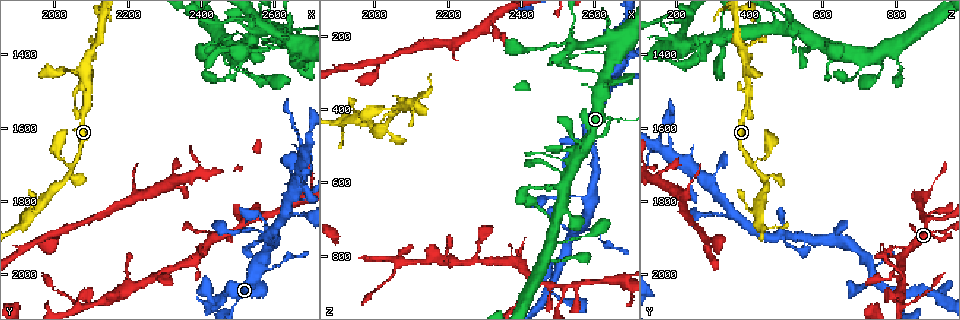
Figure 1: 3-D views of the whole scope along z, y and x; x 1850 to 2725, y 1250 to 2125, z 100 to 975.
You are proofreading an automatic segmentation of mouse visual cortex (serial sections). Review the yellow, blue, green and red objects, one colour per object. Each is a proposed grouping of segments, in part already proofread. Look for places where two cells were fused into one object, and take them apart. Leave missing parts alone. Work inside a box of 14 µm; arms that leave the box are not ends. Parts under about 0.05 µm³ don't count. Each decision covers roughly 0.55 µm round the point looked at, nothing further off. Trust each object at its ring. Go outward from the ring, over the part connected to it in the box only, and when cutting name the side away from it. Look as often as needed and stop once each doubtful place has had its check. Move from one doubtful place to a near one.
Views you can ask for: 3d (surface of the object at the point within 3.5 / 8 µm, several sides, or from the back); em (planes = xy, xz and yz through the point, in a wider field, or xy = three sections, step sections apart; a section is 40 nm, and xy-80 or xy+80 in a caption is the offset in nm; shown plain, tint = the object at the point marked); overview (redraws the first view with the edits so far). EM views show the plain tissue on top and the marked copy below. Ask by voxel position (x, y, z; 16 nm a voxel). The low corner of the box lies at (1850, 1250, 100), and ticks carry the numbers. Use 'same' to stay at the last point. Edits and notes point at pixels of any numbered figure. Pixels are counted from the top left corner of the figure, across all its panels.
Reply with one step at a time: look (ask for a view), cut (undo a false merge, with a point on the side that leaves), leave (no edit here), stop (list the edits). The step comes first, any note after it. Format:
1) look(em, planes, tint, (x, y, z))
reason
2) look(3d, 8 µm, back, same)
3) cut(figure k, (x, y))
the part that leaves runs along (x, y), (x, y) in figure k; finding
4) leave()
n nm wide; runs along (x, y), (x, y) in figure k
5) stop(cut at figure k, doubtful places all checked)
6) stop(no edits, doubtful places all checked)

look(3d, 3.5 µm, (2670, 1335, 430))
sudden change in width

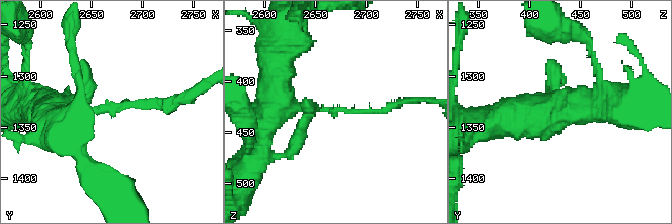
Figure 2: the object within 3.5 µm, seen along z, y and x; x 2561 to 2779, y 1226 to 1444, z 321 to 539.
look(em, xy, step 2, tint, (2666, 1330, 428))
now the EM

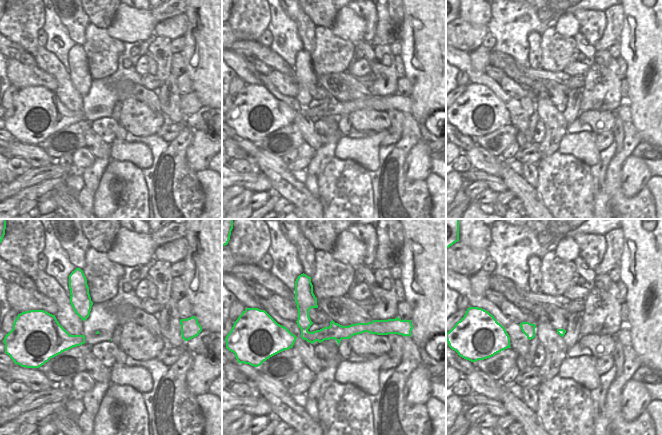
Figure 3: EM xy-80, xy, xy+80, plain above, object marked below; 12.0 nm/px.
leave()
runs along (299, 306), (309, 334), (377, 325) in figure 3; all the same cell

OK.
look(3d, 3.5 µm, (2540, 1850, 875))
four arms meet

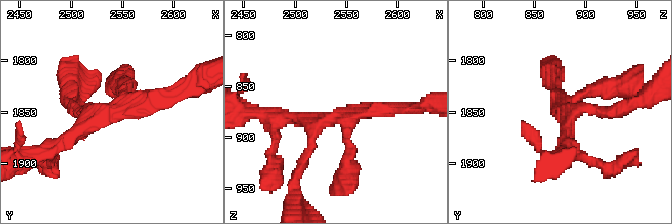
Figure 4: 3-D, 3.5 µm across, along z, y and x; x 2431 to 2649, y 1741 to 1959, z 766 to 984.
look(em, xy, step 2, tint, (2546, 1846, 880))
4 arms; arms of 150, 200, 200, 250 nm

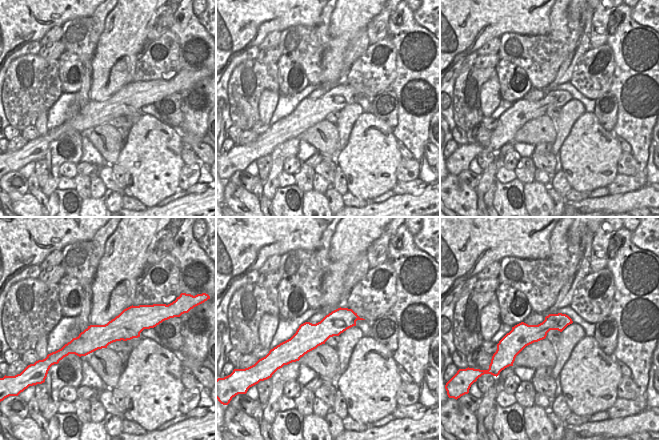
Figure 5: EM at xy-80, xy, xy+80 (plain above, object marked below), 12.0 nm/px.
look(em, xy, step 3, tint, same)
cut it another way

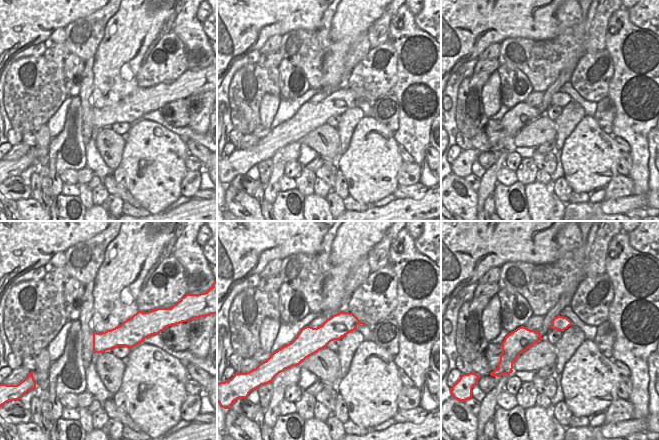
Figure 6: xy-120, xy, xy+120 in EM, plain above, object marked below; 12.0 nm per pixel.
leave()
runs along (61, 141), (104, 110), (181, 95) in figure 4; continuous, no second cell

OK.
look(3d, 3.5 µm, (2675, 1790, 865))
a fork

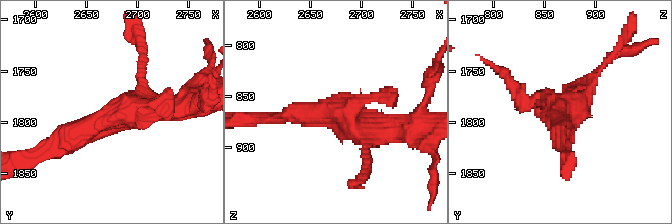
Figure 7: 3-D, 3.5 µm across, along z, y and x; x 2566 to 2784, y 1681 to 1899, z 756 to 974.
look(em, xy, step 1, tint, (2680, 1796, 864))
need the tissue

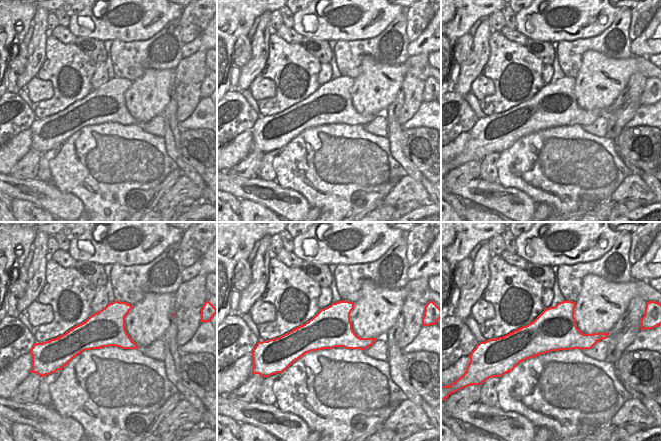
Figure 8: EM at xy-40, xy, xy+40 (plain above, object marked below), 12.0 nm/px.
leave()
runs along (58, 144), (138, 101), (138, 76) in figure 7; continuous, no second cell

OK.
look(3d, 3.5 µm, (2205, 2005, 825))
sharp bend

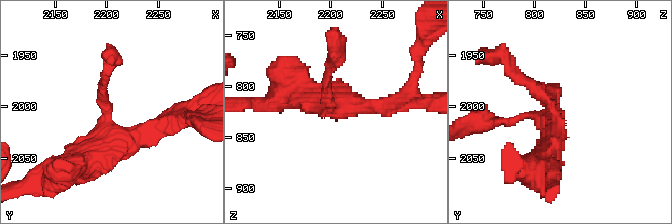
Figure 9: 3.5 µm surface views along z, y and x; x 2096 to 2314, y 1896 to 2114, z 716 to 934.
look(em, xy, step 2, tint, (2198, 2006, 822))

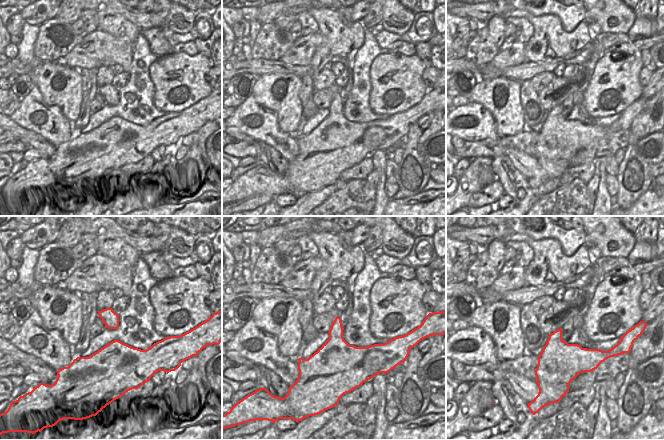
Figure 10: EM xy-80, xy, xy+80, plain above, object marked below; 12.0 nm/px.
look(em, xy, step 5, tint, same)

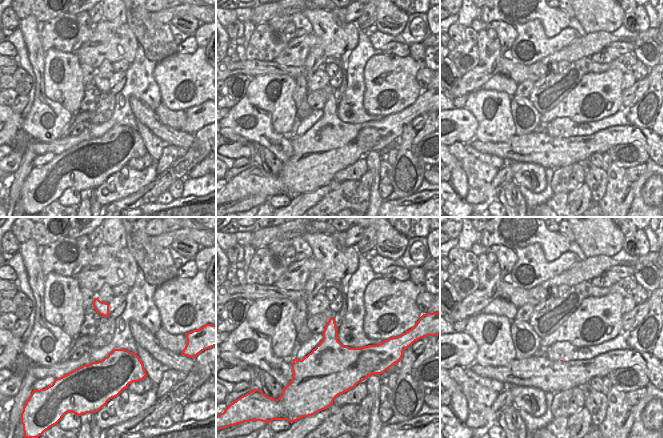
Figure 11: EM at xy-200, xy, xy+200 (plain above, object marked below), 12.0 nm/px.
leave()
runs along (553, 129), (551, 105), (510, 68) in figure 9; continuous, no second cell

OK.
look(em, xy, step 3, tint, (2065, 2070, 800))
thin neck

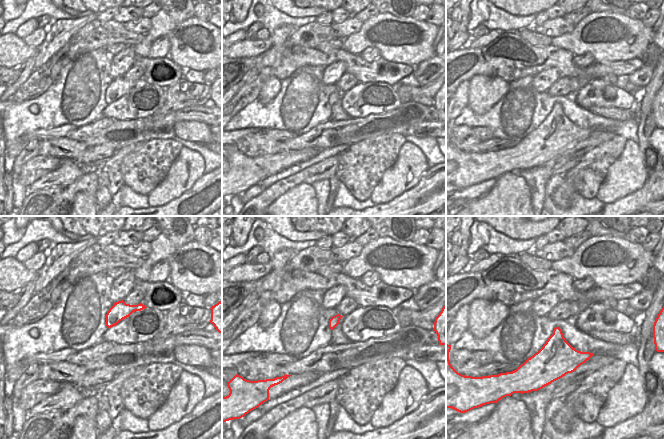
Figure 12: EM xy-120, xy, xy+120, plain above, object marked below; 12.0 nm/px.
look(3d, 3.5 µm, back, same)
see where the arms go

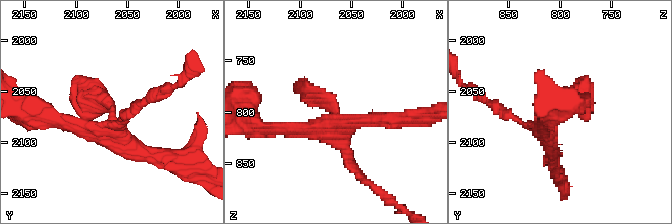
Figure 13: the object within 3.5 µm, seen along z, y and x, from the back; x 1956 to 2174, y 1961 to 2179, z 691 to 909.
leave()
runs along (543, 127), (548, 134), (586, 75) in figure 13; all the same cell

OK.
look(3d, 3.5 µm, back, (2045, 1735, 465))
a narrow waist

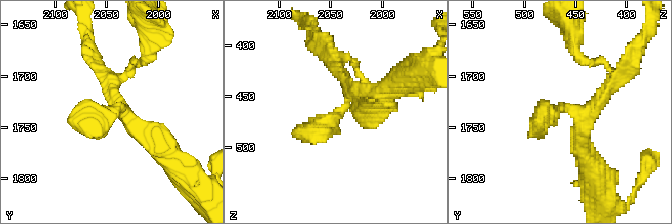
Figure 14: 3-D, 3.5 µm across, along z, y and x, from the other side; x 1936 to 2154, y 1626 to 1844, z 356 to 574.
look(em, xy, step 5, tint, (2038, 1732, 462))

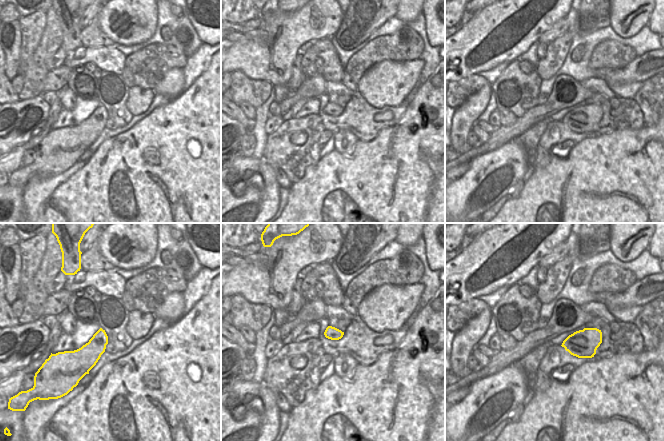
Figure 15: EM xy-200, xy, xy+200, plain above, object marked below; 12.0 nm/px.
leave()
all the same cell

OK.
stop(no edits, doubtful places all checked)

